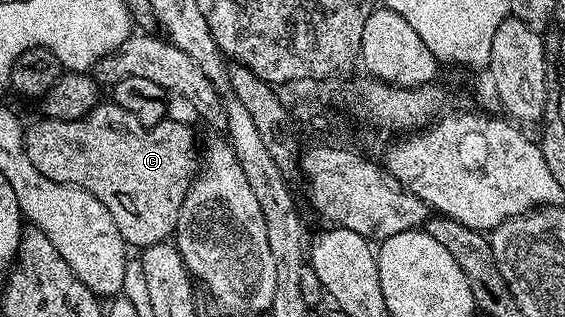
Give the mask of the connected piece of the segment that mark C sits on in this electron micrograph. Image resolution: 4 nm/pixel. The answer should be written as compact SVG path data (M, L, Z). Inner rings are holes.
M113 102L99 103L98 107L92 109L88 115L79 120L47 120L38 118L34 125L25 129L26 133L26 149L28 150L28 158L32 158L32 166L36 166L36 170L40 170L40 174L44 174L44 178L52 178L52 182L60 182L61 184L75 184L77 188L83 188L88 194L95 196L98 201L108 210L108 214L112 214L112 222L116 222L116 230L120 230L120 234L127 242L127 245L136 246L135 249L141 250L150 248L153 244L161 244L169 241L174 235L175 228L178 227L178 219L180 218L180 206L184 206L184 198L188 194L191 184L194 183L194 177L200 168L200 152L194 149L194 132L186 124L181 124L178 120L167 118L162 120L156 126L145 128L140 122L136 122L136 118L132 118L132 114L128 114L128 110L124 110L118 104Z

